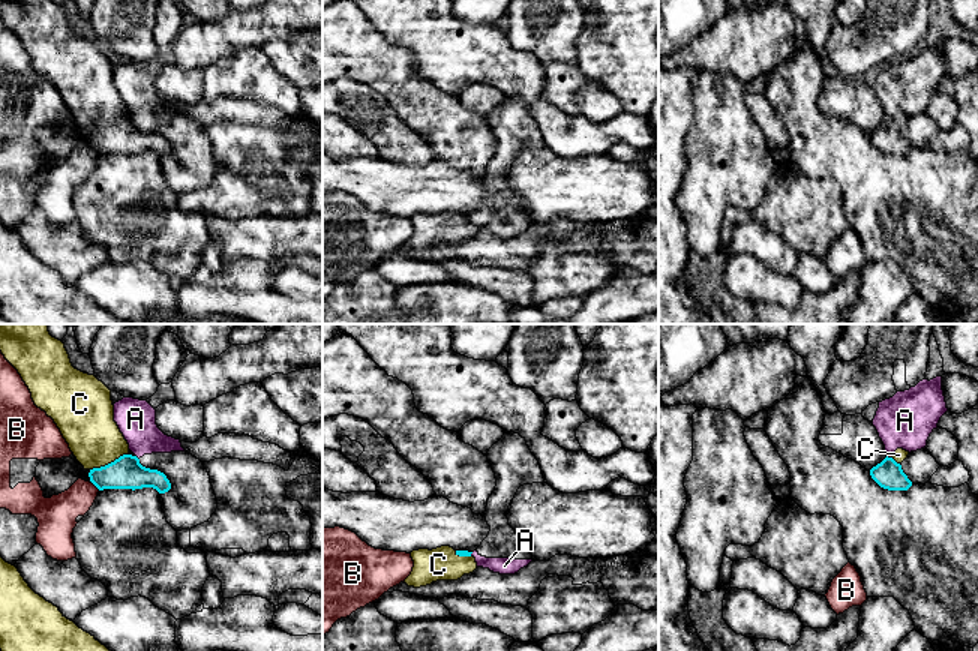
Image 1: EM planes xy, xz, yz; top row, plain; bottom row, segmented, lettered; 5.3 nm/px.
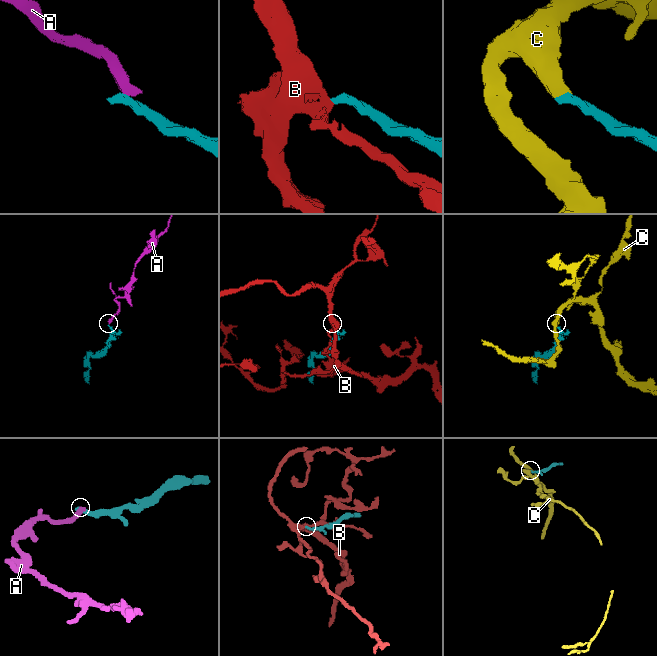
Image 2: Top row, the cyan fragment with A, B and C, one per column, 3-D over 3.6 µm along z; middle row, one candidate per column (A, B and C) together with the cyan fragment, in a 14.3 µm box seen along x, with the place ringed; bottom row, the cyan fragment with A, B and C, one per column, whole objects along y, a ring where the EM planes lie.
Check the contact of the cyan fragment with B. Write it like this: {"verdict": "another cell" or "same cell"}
{"verdict": "another cell"}

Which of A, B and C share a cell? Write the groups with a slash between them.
A / B / C

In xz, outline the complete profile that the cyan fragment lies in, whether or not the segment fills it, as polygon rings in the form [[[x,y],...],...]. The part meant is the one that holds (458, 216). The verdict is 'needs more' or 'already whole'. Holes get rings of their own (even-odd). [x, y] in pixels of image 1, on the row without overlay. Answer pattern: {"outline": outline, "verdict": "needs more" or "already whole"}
{"outline": [[[450,210],[412,214],[414,231],[404,246],[408,250],[420,252],[436,244],[458,244],[477,232],[476,222],[471,218],[454,214]]], "verdict": "needs more"}

